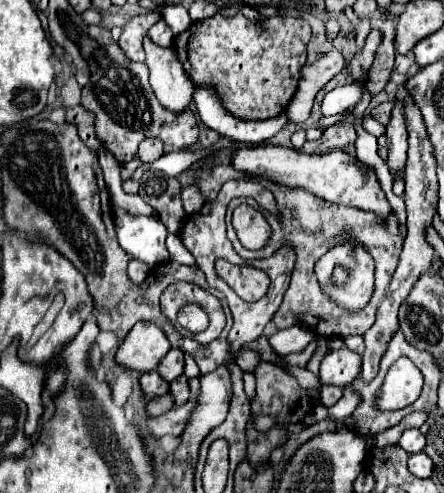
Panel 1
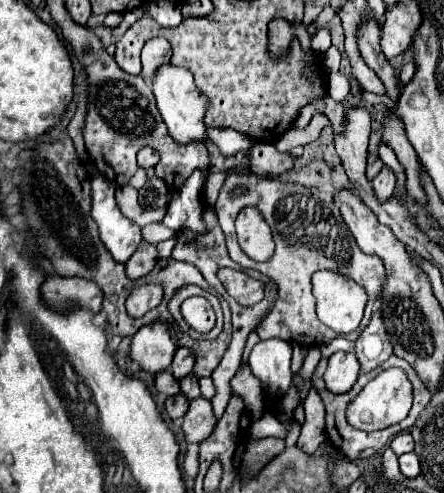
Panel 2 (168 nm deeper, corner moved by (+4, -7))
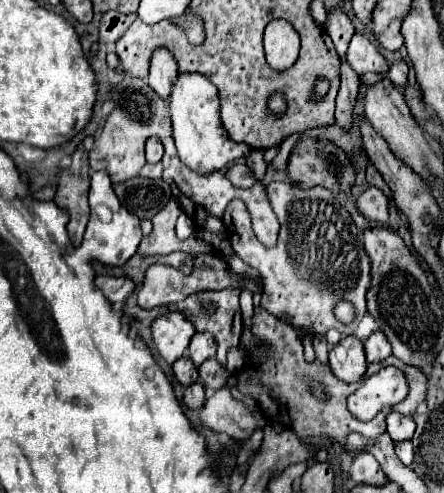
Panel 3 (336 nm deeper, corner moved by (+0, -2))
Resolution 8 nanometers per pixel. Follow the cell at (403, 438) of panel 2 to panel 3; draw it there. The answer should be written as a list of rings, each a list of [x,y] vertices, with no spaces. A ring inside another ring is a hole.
[[[391,411],[387,415],[387,433],[393,441],[405,441],[411,439],[415,433],[415,421],[409,415],[401,415],[397,411]]]

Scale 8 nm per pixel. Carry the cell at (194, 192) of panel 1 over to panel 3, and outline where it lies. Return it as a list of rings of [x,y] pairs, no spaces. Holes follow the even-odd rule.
[[[235,163],[227,169],[225,177],[235,185],[235,187],[251,187],[255,181],[251,177],[251,169],[247,167],[247,163]]]

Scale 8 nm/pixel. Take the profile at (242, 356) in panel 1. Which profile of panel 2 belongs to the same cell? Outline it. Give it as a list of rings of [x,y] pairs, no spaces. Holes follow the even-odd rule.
[[[243,364],[237,372],[237,376],[231,380],[231,388],[235,394],[239,394],[245,400],[245,406],[253,420],[257,420],[263,414],[263,388],[259,378],[253,376],[247,364]]]

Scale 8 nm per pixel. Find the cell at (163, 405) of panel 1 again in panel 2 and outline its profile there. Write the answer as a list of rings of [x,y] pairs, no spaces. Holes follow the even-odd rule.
[[[177,394],[177,396],[171,396],[165,400],[165,412],[171,420],[175,418],[181,418],[185,412],[187,412],[187,398],[183,394]]]

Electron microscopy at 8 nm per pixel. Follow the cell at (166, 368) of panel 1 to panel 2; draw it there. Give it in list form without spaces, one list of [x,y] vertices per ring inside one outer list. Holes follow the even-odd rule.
[[[179,348],[173,356],[173,364],[171,364],[171,372],[177,380],[181,380],[183,376],[187,376],[191,370],[193,370],[193,364],[195,364],[195,358],[193,354],[187,350],[187,348]]]

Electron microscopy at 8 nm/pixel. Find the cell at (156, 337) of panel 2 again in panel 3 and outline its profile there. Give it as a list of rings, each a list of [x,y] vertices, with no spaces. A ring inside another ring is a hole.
[[[179,311],[157,317],[151,329],[153,329],[155,347],[169,365],[183,357],[183,353],[189,347],[191,337],[195,335],[193,323]]]

